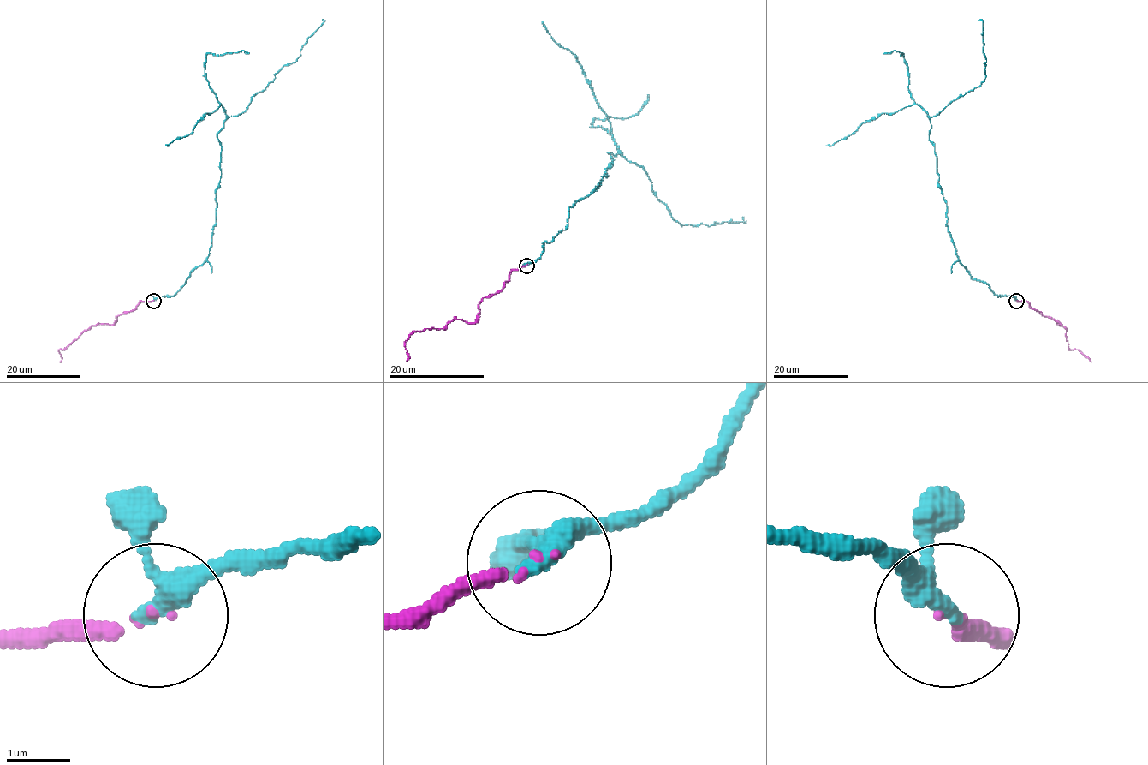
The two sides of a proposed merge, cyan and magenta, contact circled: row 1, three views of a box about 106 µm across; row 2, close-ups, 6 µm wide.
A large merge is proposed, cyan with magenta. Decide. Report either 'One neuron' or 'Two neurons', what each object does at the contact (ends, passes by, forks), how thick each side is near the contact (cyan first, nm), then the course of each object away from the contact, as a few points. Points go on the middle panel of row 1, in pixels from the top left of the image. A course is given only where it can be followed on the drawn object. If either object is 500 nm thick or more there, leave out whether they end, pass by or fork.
One neuron. At the ring cyan passes by. At the ring magenta ends. Thickness 280 nm (cyan) against 110 nm. Course of cyan: (526, 265), (567, 227), (568, 210), (607, 175), (608, 152), (640, 165), (681, 225), (742, 217). Course of magenta: (526, 265), (484, 296), (474, 322), (453, 319), (442, 328), (414, 331), (405, 345), (407, 361)

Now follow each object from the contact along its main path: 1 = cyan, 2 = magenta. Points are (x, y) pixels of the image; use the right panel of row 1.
1: (1017, 300), (973, 279), (956, 255), (929, 139), (930, 119), (985, 77), (978, 20)
2: (1017, 300), (1027, 301), (1032, 308), (1057, 320), (1066, 330), (1067, 346), (1079, 349), (1091, 362)

